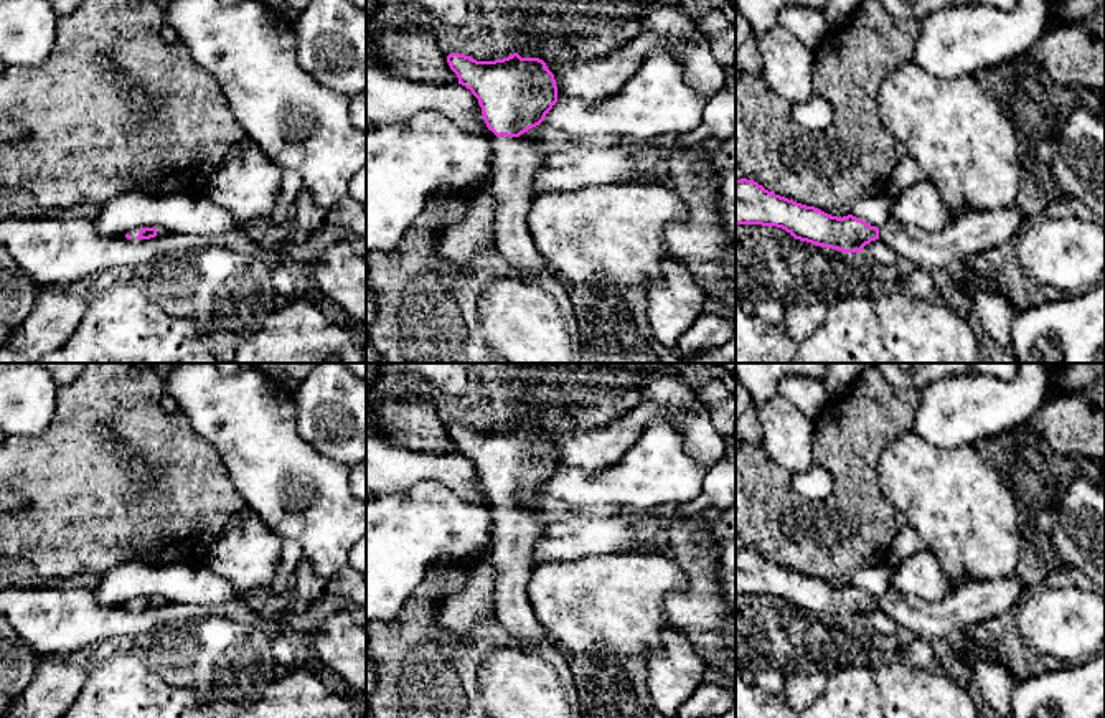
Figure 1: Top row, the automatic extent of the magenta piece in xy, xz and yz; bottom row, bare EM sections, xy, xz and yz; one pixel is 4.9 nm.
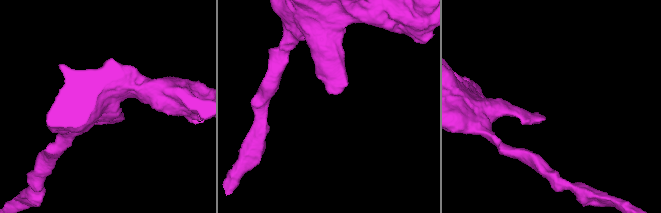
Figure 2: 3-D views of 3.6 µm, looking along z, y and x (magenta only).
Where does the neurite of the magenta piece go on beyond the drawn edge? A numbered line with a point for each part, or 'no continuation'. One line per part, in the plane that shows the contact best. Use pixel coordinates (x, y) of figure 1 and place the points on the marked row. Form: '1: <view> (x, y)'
1: xz (517, 160)

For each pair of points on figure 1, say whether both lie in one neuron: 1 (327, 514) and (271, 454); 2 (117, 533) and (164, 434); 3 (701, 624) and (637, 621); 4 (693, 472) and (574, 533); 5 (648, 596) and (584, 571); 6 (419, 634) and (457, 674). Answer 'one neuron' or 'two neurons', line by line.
1: one neuron
2: one neuron
3: two neurons
4: two neurons
5: one neuron
6: one neuron

